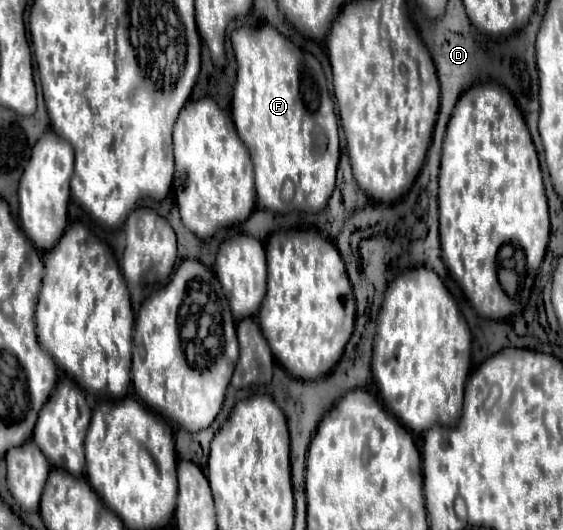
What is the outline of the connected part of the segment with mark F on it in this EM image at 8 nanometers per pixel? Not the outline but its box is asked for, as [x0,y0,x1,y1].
[231,21,339,213]

